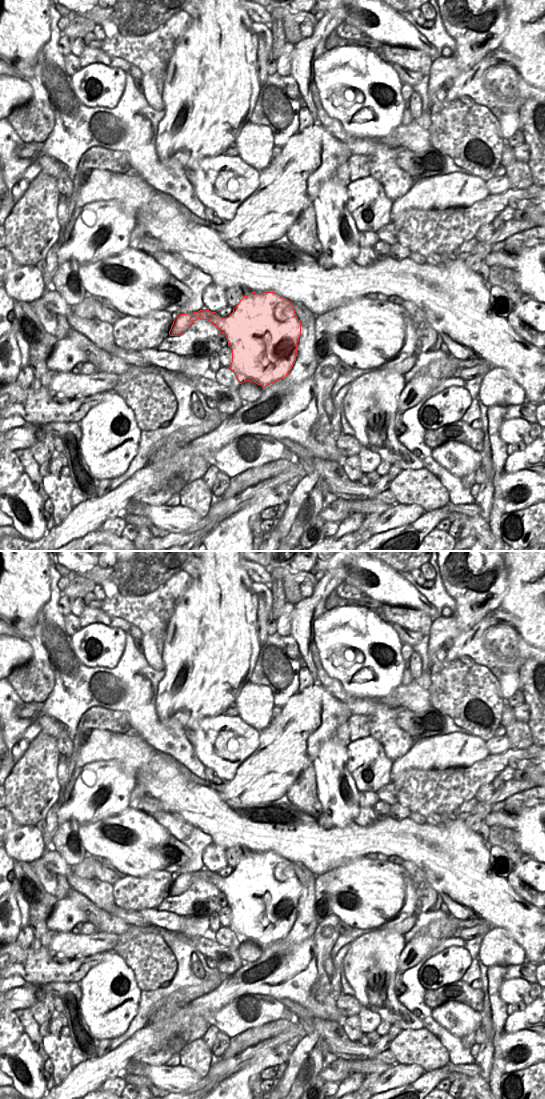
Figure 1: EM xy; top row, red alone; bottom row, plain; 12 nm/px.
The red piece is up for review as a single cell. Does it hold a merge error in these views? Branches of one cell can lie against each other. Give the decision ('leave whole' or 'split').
leave whole

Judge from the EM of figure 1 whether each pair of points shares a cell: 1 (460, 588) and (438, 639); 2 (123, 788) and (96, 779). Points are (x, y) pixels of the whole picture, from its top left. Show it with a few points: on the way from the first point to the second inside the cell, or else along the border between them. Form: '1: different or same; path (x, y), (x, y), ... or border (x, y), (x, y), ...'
1: same; path (461, 601), (461, 616), (451, 626)
2: same; path (116, 786), (110, 783), (103, 783)

